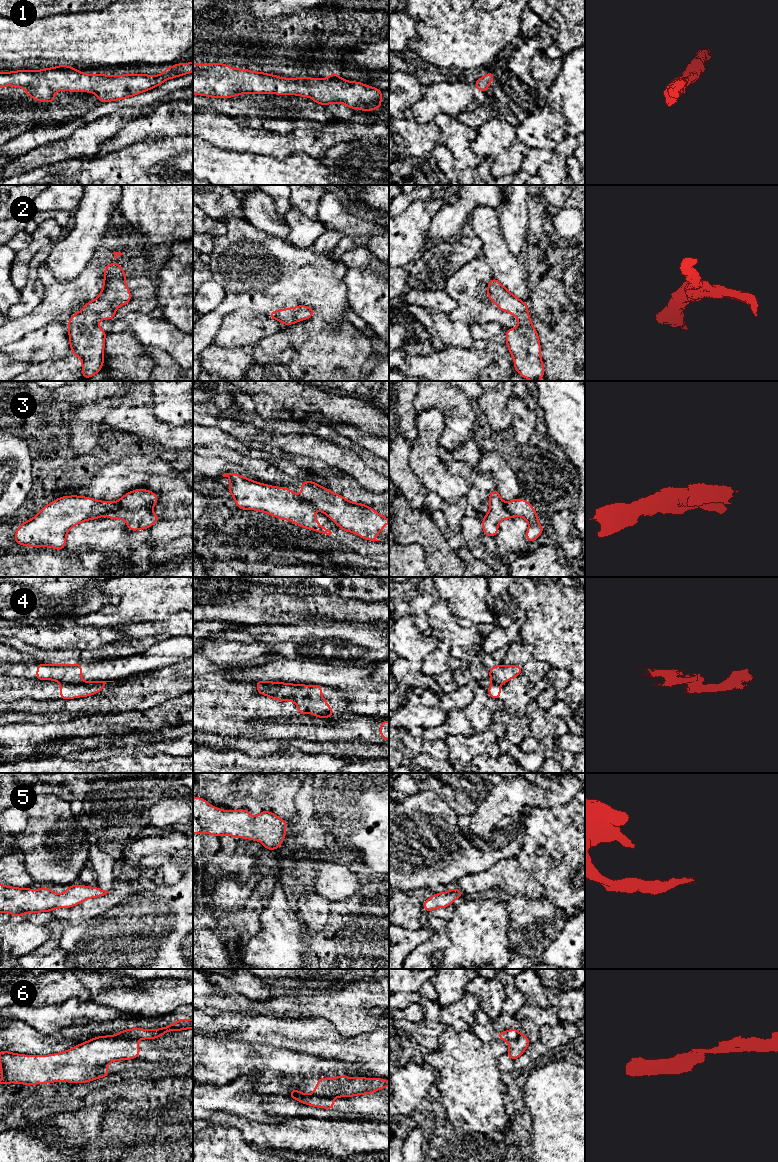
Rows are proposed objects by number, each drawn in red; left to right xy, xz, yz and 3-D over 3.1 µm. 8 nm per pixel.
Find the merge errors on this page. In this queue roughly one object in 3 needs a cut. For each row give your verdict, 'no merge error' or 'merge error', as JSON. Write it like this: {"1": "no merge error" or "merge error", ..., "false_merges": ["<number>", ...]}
{"1": "no merge error", "2": "no merge error", "3": "merge error", "4": "merge error", "5": "no merge error", "6": "merge error", "false_merges": ["3", "4", "6"]}

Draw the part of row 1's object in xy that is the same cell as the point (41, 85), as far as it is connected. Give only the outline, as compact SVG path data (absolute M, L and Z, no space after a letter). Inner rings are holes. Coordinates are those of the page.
M193 62L178 63L174 66L167 67L160 75L152 76L147 74L125 74L109 76L106 74L89 75L81 73L72 66L59 65L42 70L17 70L14 72L0 72L0 88L10 85L12 87L22 87L25 93L35 101L44 101L54 103L54 93L66 90L70 92L91 92L98 96L100 103L116 101L135 96L144 91L153 89L167 79L189 74L193 71Z

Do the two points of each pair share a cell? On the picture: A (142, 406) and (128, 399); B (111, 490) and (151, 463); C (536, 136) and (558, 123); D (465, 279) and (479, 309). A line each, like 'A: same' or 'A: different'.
A: same
B: same
C: same
D: same

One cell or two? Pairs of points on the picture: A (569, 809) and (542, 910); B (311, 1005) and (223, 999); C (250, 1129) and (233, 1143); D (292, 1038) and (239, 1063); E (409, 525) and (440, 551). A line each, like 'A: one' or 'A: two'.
A: two
B: one
C: two
D: two
E: one

